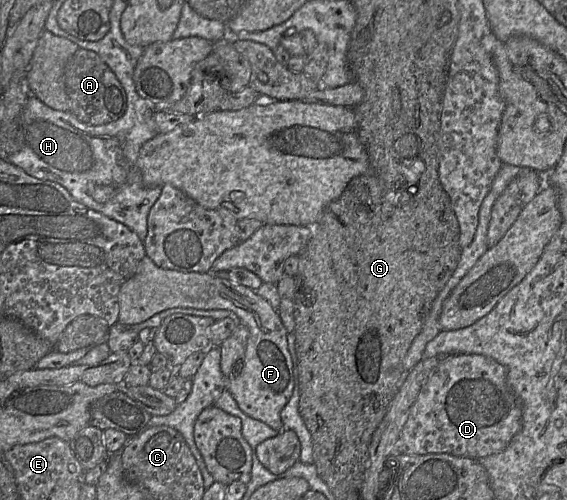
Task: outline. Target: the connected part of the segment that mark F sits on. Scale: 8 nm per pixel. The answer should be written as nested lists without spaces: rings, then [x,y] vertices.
[[[147,256],[140,261],[133,277],[121,286],[119,293],[119,320],[124,326],[140,324],[156,314],[172,308],[192,308],[197,310],[228,310],[238,324],[248,329],[249,336],[244,353],[244,358],[234,376],[227,379],[227,389],[238,407],[249,417],[267,424],[277,432],[283,430],[280,413],[290,399],[295,380],[290,354],[287,347],[287,331],[284,328],[278,312],[255,291],[234,284],[229,280],[219,278],[212,272],[195,273],[179,272],[163,269]]]

